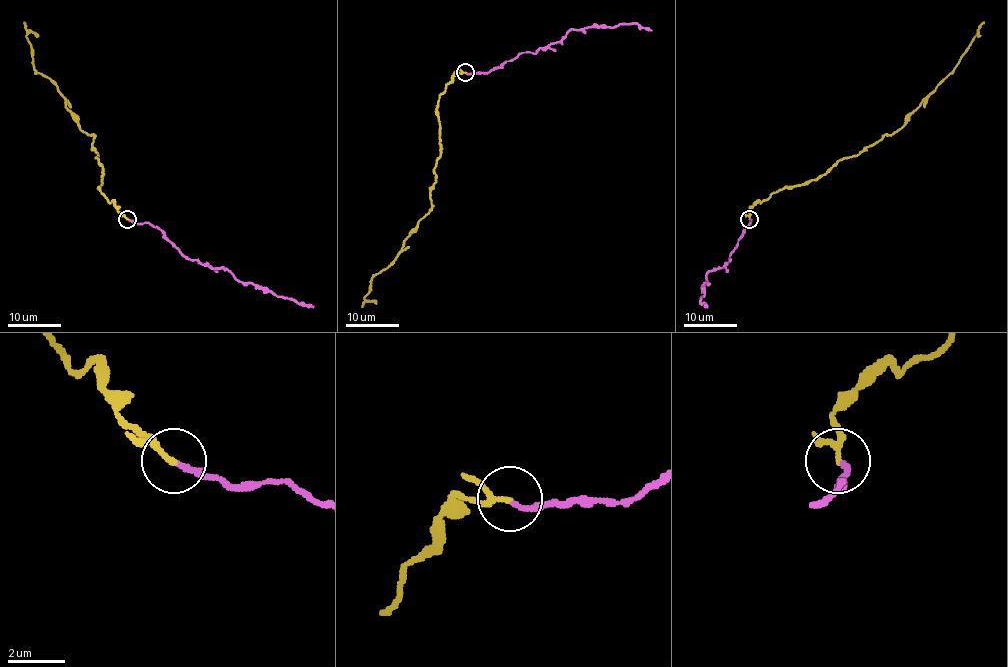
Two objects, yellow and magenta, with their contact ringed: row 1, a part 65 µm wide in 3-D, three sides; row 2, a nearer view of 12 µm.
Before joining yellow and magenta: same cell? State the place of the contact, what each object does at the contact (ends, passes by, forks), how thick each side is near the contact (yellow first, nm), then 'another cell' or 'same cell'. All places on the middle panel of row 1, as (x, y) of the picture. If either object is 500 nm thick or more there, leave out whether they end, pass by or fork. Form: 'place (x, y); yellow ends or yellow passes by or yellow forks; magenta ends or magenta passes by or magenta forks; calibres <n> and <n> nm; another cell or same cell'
place (465, 72); yellow passes by; magenta ends; calibres 140 and 160 nm; same cell

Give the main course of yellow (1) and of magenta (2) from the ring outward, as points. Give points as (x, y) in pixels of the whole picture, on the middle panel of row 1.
1: (465, 72), (456, 71), (438, 98), (440, 158), (432, 207), (396, 259), (372, 277), (361, 306)
2: (465, 72), (489, 72), (522, 53), (535, 53), (557, 43), (571, 29), (634, 23), (651, 30)

